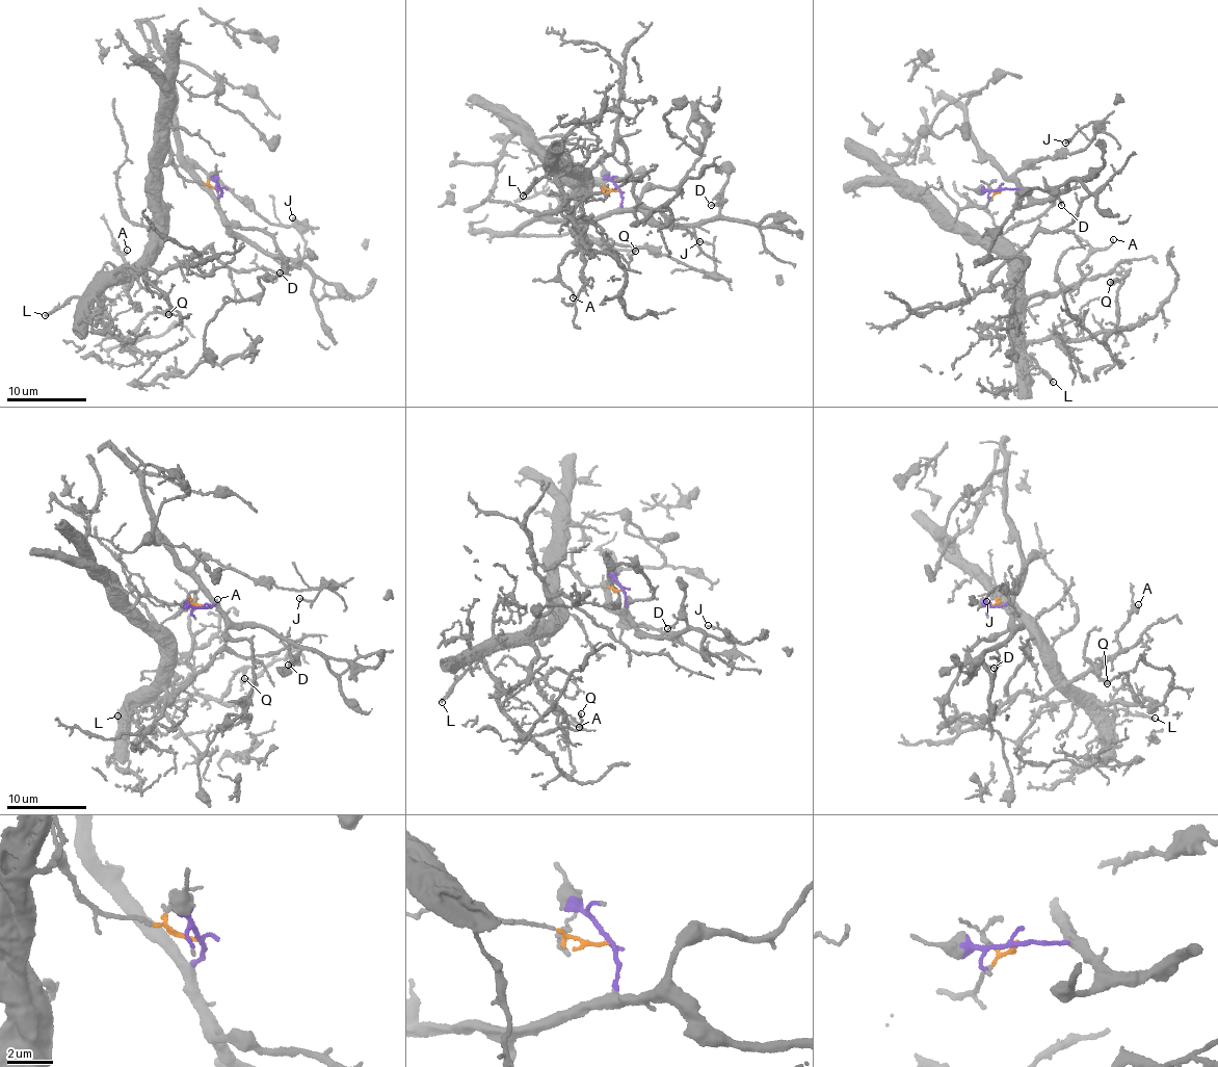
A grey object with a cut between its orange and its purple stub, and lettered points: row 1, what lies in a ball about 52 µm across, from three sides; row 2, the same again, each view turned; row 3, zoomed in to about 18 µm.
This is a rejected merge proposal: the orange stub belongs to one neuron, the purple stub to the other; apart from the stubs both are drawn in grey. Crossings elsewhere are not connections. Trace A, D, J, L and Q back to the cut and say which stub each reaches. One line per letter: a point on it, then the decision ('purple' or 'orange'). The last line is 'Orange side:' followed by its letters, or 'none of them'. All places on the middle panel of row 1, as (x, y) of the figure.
A: place (573, 297); orange
D: place (711, 205); purple
J: place (699, 241); purple
L: place (523, 196); orange
Q: place (635, 251); orange
Orange side: A, L, Q

